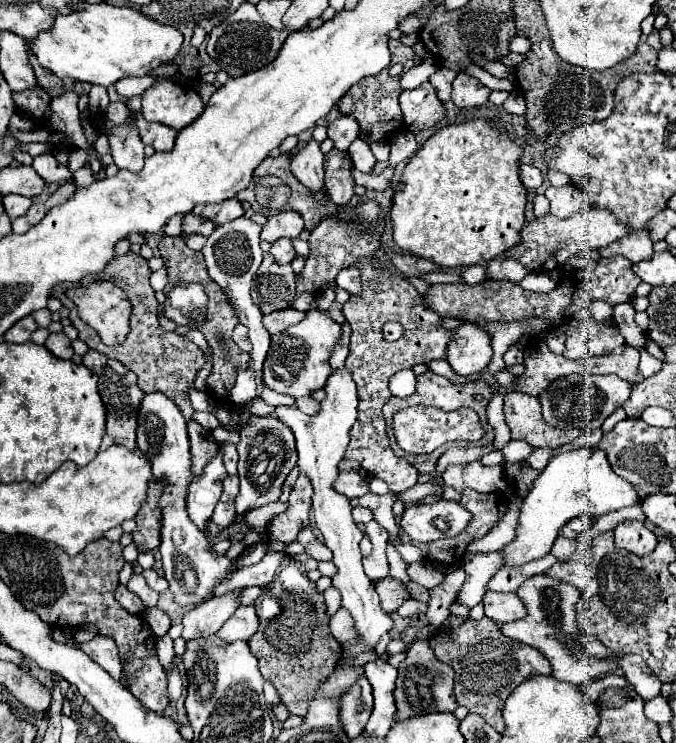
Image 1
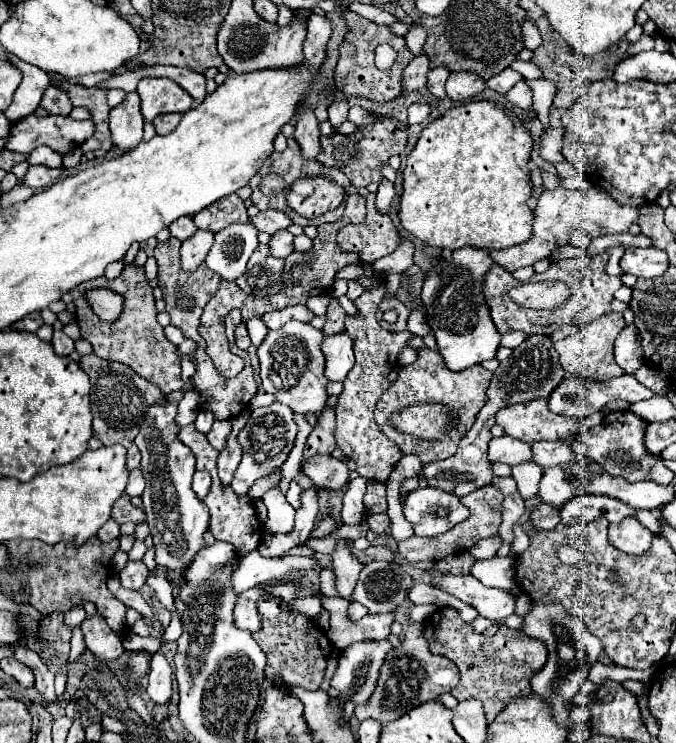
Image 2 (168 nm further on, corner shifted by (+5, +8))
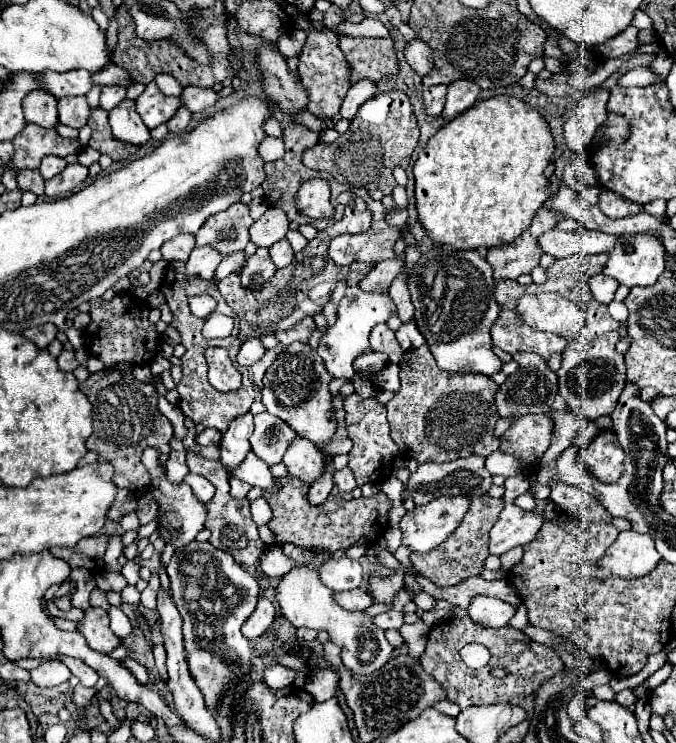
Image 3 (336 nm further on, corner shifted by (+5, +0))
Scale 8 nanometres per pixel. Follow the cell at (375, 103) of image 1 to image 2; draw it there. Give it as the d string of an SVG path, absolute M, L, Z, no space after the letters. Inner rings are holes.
M349 9L343 11L345 15L345 23L347 23L347 37L345 43L339 47L339 63L335 67L335 89L339 93L343 93L345 97L361 97L361 99L371 99L375 103L387 103L393 101L395 97L401 95L401 77L403 77L403 69L411 63L413 53L407 49L405 39L397 37L395 33L391 33L391 29L387 25L377 25L357 13L351 13ZM387 43L397 51L397 63L391 67L391 71L379 71L375 67L375 57L373 51L377 45Z

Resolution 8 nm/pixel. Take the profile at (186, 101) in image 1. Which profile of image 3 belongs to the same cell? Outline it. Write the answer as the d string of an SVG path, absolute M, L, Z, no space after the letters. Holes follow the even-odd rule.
M151 81L145 87L145 91L137 97L135 103L137 103L137 113L141 115L143 123L149 129L155 129L157 125L167 123L177 113L177 109L183 105L181 99L163 95L155 81Z

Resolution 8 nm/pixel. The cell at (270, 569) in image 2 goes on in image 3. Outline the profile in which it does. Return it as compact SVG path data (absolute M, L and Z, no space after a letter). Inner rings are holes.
M349 557L341 559L331 559L319 567L319 577L321 581L331 587L333 591L351 591L361 587L363 583L363 569L359 561L353 561Z

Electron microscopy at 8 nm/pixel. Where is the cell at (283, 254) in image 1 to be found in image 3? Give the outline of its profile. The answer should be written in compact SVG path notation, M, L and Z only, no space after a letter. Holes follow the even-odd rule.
M281 239L281 241L277 241L275 245L271 245L271 247L269 247L269 253L271 253L273 263L275 263L279 269L281 269L281 267L287 267L287 265L293 261L293 255L295 255L287 239Z

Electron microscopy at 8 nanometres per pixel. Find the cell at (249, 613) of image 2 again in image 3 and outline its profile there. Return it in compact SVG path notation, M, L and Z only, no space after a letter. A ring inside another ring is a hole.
M263 595L259 597L259 603L257 603L257 609L253 611L253 615L243 623L243 635L249 639L249 641L255 641L259 639L273 623L275 619L275 607L269 599L265 599Z

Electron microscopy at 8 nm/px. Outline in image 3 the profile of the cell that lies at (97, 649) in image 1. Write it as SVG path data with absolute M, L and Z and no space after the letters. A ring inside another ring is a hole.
M85 609L85 617L79 621L77 631L85 637L89 647L101 653L109 653L121 643L121 639L109 627L109 615L105 609Z

